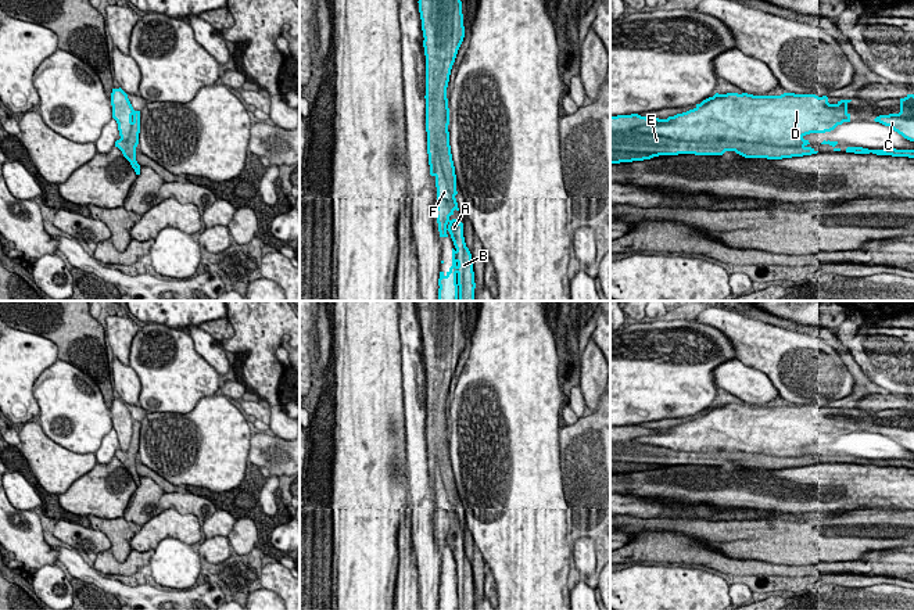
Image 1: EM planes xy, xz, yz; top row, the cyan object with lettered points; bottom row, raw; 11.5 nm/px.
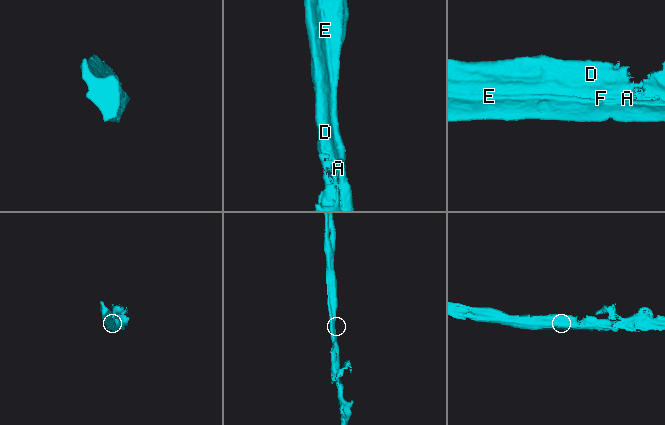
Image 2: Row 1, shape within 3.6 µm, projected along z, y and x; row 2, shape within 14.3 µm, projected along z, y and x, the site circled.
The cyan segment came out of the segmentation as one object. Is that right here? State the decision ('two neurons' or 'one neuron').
two neurons

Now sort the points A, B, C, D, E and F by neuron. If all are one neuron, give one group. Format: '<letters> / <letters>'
A B E / C D F

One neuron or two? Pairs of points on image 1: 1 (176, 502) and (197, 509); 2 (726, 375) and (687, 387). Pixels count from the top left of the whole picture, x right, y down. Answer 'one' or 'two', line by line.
1: one
2: two

